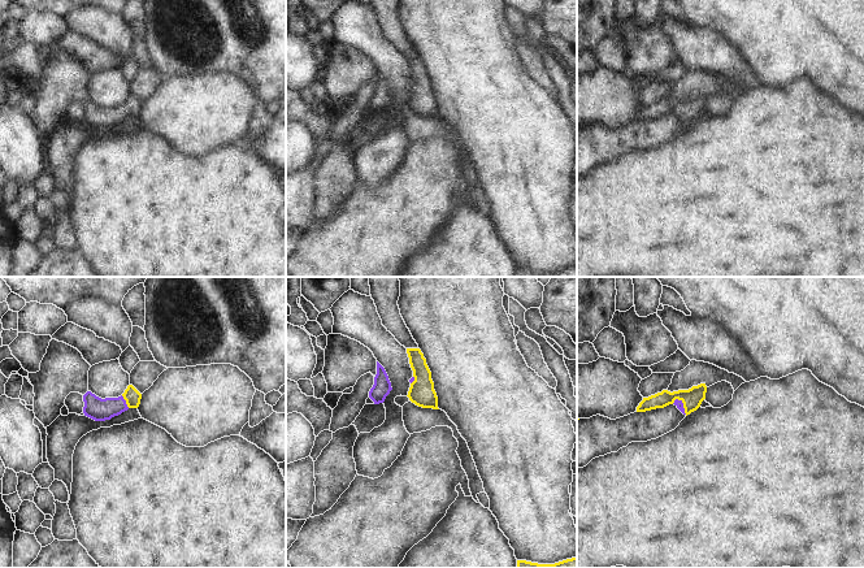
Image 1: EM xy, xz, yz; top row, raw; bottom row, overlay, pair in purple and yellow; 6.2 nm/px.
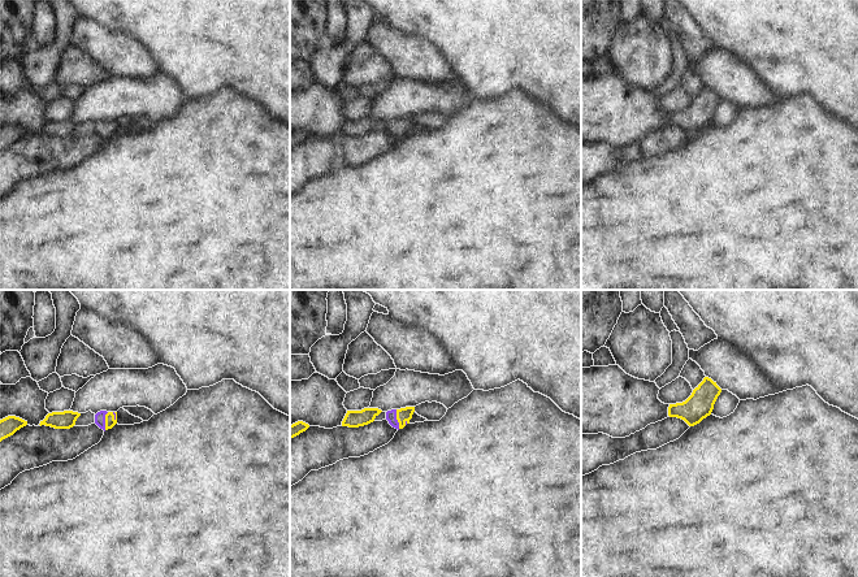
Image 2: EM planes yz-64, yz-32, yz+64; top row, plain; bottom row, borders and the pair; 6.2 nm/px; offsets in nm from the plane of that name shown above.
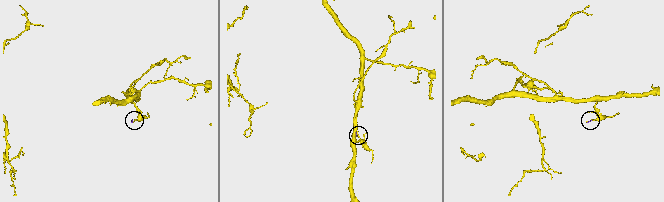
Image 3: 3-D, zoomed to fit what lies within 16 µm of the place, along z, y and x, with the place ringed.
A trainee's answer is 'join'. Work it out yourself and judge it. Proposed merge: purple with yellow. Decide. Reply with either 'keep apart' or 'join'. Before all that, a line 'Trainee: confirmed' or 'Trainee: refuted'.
Trainee: confirmed
join

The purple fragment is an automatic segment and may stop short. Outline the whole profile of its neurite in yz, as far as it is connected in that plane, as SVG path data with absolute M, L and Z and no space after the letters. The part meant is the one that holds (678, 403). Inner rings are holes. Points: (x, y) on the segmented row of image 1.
M705 383L692 386L689 390L678 390L673 393L663 390L655 395L643 398L637 407L637 412L646 412L674 404L683 415L687 416L700 407L702 402L705 399L705 393Z

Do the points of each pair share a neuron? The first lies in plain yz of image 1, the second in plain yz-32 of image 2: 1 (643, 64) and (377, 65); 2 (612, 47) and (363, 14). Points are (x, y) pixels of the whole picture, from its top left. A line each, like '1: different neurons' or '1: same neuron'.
1: same neuron
2: same neuron

